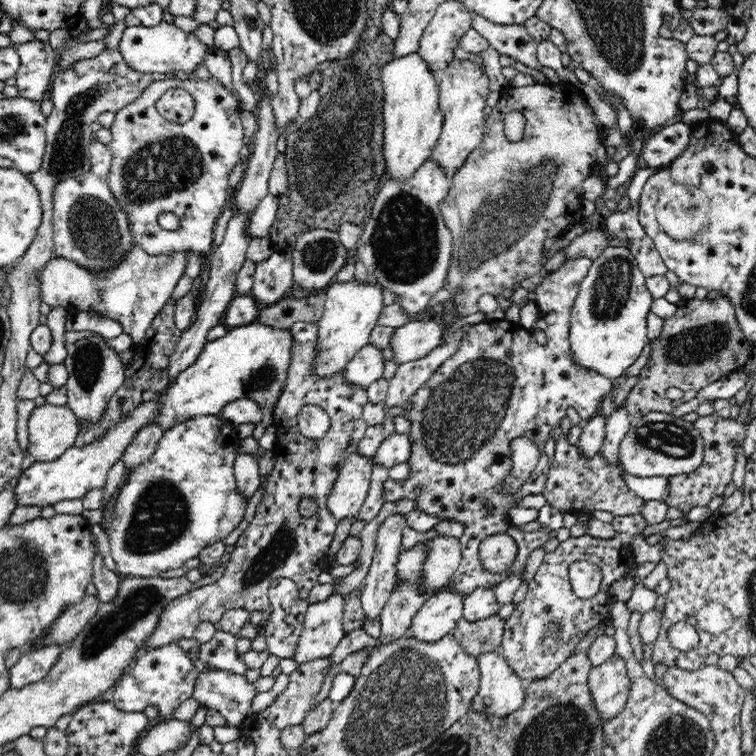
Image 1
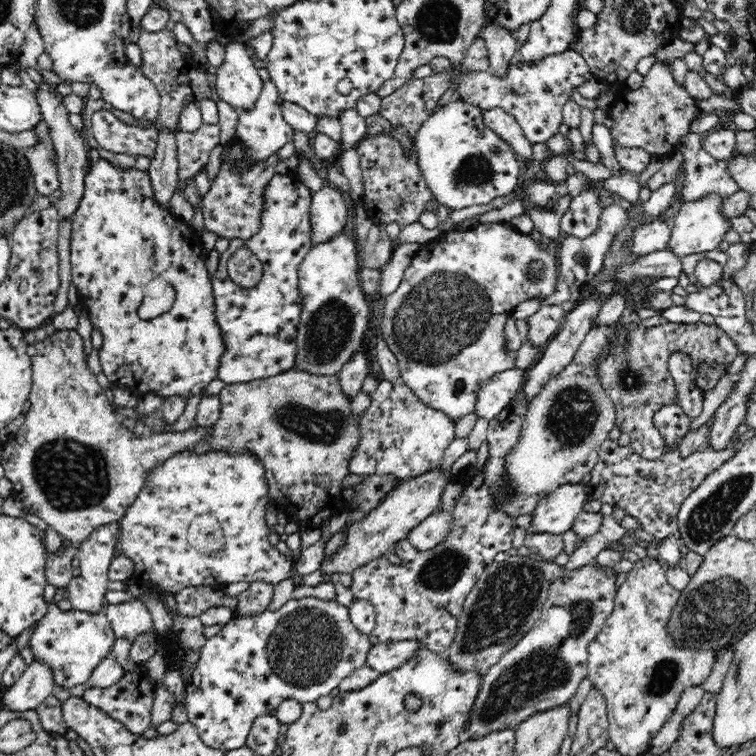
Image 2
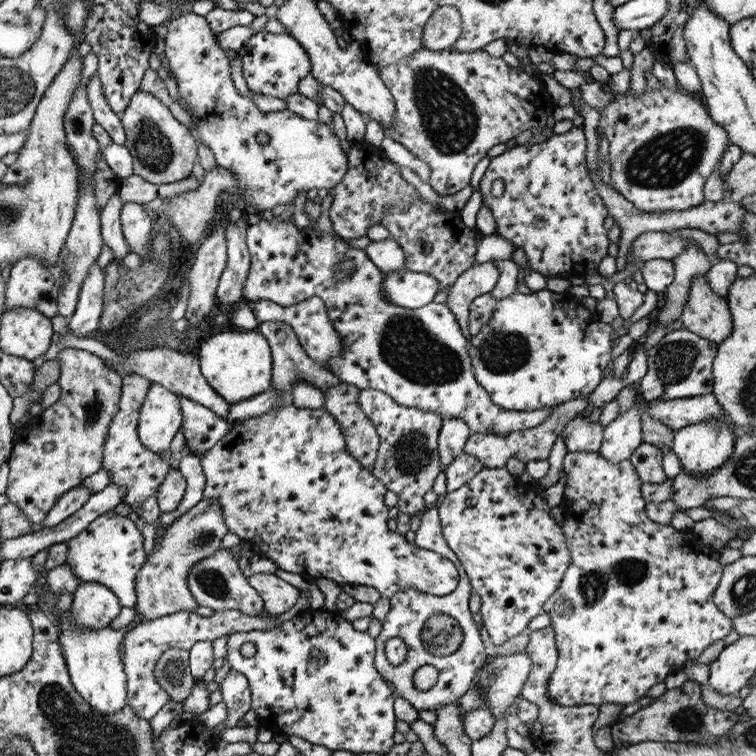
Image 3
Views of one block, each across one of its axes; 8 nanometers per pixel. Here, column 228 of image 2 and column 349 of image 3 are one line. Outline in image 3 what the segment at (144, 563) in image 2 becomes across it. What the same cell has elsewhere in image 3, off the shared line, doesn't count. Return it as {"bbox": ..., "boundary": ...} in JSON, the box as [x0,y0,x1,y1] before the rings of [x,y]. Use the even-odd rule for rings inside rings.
{"bbox":[199,404,458,597],"boundary":[[[286,404],[281,408],[275,407],[259,416],[248,416],[245,420],[231,424],[227,434],[217,440],[217,443],[199,457],[199,464],[205,475],[202,499],[211,499],[221,507],[222,517],[228,532],[236,534],[240,540],[249,543],[256,554],[261,554],[273,561],[281,570],[291,574],[298,574],[304,579],[330,578],[342,588],[345,584],[367,586],[374,588],[380,596],[395,595],[398,591],[415,589],[422,595],[429,597],[446,596],[451,593],[458,583],[458,572],[455,565],[444,556],[436,552],[425,550],[410,544],[402,534],[393,530],[388,525],[387,510],[383,502],[385,488],[380,480],[377,480],[368,468],[363,468],[351,454],[347,453],[344,444],[344,436],[341,434],[339,423],[333,418],[330,409],[297,408],[292,404]]]}

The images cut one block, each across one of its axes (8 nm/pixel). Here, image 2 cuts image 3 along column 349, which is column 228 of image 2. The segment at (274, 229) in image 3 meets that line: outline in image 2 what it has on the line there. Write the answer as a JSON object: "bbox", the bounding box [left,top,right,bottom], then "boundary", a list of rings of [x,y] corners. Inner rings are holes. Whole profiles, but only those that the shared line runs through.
{"bbox":[211,173,314,385],"boundary":[[[278,173],[272,176],[264,195],[266,210],[262,212],[262,228],[245,242],[262,262],[260,281],[255,286],[244,288],[228,276],[226,262],[244,246],[240,239],[229,239],[228,249],[220,253],[218,268],[211,274],[215,316],[225,347],[218,364],[218,379],[225,385],[245,384],[280,375],[293,369],[298,359],[298,330],[305,312],[298,269],[314,245],[310,221],[312,194],[299,174]]]}

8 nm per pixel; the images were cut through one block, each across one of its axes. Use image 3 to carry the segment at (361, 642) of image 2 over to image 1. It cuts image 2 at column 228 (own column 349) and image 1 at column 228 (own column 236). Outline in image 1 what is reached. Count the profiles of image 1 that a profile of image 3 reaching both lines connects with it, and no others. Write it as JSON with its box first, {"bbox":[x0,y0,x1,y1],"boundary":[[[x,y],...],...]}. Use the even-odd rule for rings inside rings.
{"bbox":[200,629,248,675],"boundary":[[[218,629],[209,642],[202,643],[200,648],[201,662],[206,669],[214,671],[230,671],[244,675],[248,665],[244,663],[242,654],[236,649],[237,635],[230,634],[224,629]]]}

